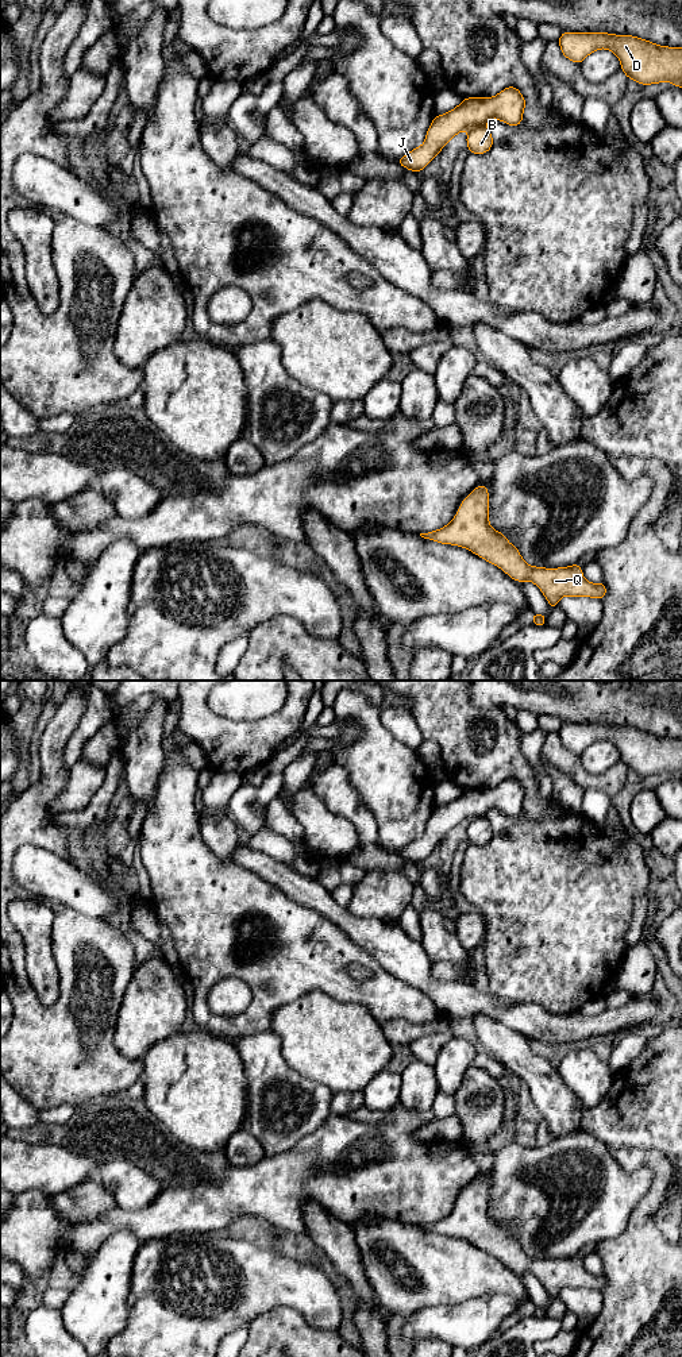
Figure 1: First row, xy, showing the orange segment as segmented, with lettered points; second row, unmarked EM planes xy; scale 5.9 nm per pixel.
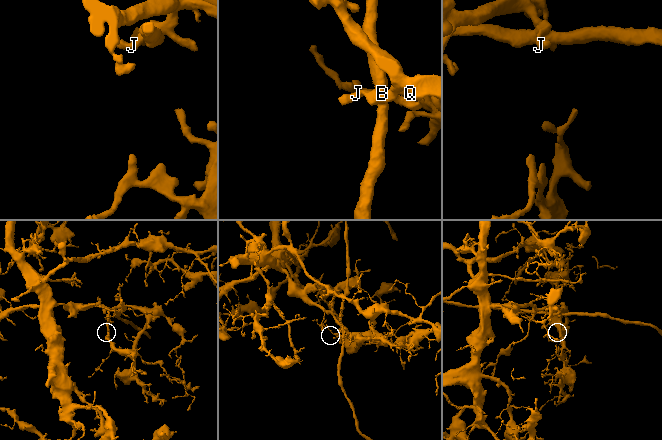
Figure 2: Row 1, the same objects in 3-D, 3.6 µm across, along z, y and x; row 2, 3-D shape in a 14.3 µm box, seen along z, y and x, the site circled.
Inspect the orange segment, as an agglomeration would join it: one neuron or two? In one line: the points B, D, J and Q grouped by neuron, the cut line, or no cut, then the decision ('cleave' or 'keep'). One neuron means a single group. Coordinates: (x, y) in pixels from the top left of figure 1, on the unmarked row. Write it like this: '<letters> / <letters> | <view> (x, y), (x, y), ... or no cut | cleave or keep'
B / D J Q | xy (484, 814), (470, 822) | cleave

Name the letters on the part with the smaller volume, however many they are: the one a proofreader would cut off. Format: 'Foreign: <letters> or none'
Foreign: B

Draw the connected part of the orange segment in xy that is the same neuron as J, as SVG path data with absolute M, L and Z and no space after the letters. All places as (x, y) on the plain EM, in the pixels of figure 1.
M508 778L494 789L469 789L444 806L434 807L424 836L413 840L396 855L420 864L458 824L498 810L512 818L523 813L525 790L516 778Z

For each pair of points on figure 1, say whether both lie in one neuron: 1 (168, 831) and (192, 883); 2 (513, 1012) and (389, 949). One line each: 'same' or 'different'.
1: same
2: same

